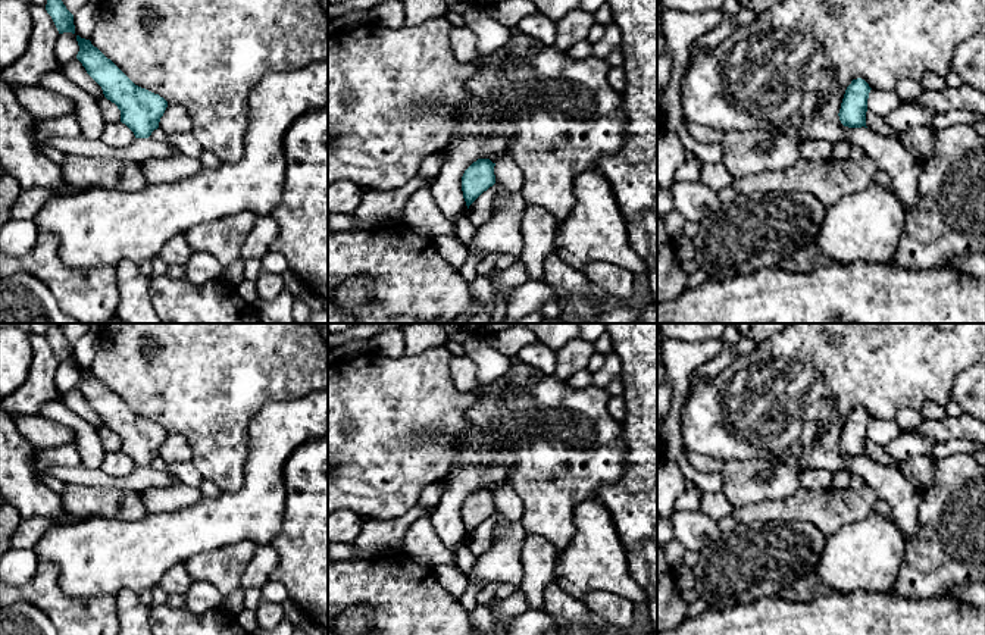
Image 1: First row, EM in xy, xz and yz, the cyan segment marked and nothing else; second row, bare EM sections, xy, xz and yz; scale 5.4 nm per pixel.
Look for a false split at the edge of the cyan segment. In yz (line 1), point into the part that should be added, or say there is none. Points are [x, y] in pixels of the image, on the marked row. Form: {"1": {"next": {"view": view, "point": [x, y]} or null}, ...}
{"1": {"next": null}}

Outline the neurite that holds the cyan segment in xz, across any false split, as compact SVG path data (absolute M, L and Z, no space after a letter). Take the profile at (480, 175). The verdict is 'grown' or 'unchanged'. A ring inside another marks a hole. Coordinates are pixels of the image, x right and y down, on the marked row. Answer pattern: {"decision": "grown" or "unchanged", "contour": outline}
{"decision": "unchanged", "contour": "M478 159L462 176L462 191L466 206L469 206L490 187L495 184L494 166L490 159Z"}

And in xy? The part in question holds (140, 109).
{"decision": "unchanged", "contour": "M76 35L79 51L76 59L87 73L101 87L107 100L121 110L121 122L135 138L148 138L159 128L168 101L146 88L135 85L110 59L90 40Z"}

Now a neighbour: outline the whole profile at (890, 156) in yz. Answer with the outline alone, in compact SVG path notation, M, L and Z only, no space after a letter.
M781 0L753 24L738 26L713 50L690 57L681 82L682 110L687 121L723 132L763 129L801 141L859 146L891 178L891 188L904 207L914 209L922 160L897 138L864 126L844 126L838 113L845 90L857 78L864 79L872 90L894 91L901 79L920 82L926 72L945 76L951 71L956 47L975 35L985 35L985 0Z

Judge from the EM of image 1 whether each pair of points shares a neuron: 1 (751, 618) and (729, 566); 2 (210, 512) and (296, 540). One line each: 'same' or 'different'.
1: different
2: different

